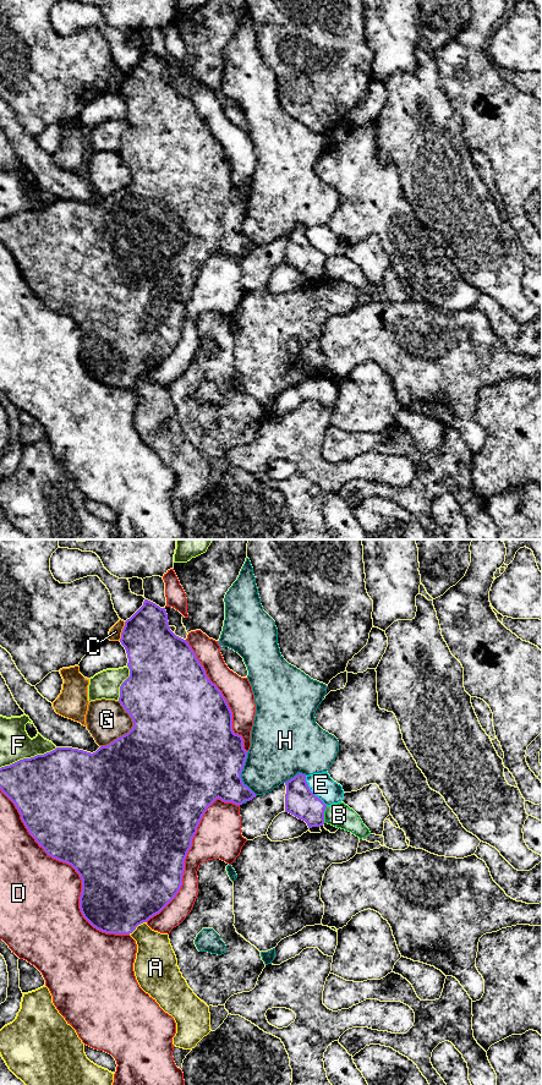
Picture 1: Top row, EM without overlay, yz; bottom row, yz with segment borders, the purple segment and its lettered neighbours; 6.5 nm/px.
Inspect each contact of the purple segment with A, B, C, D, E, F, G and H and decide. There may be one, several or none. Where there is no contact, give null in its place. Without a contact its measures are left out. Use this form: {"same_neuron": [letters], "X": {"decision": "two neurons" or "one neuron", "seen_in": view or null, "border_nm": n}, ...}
{"same_neuron": [], "A": {"decision": "two neurons", "seen_in": "yz", "border_nm": 150}, "B": {"decision": "two neurons", "seen_in": "yz", "border_nm": 110}, "C": {"decision": "two neurons", "seen_in": "yz", "border_nm": 130}, "D": {"decision": "two neurons", "seen_in": "yz", "border_nm": 1300}, "E": {"decision": "two neurons", "seen_in": "yz", "border_nm": 240}, "F": {"decision": "two neurons", "seen_in": "yz", "border_nm": 400}, "G": {"decision": "two neurons", "seen_in": "yz", "border_nm": 320}, "H": {"decision": "two neurons", "seen_in": "yz", "border_nm": 300}}

